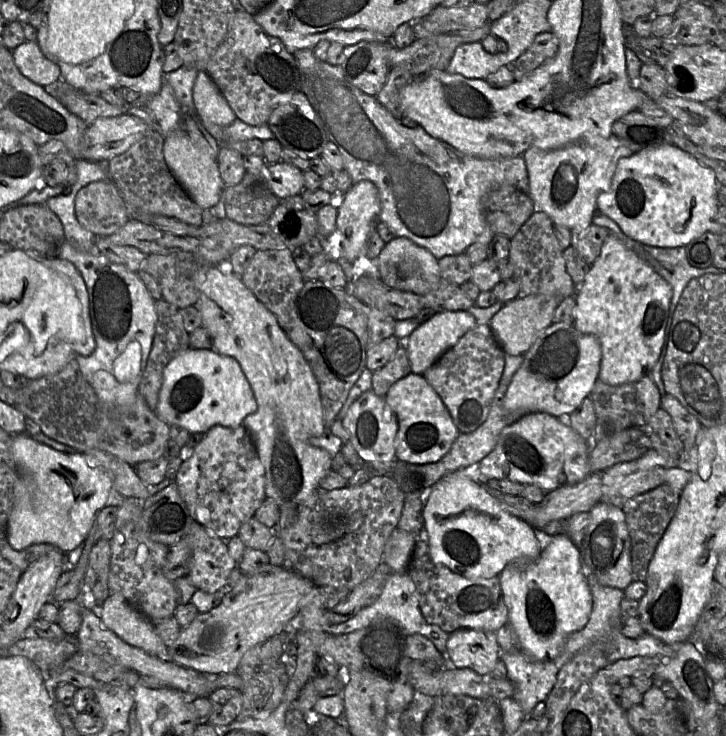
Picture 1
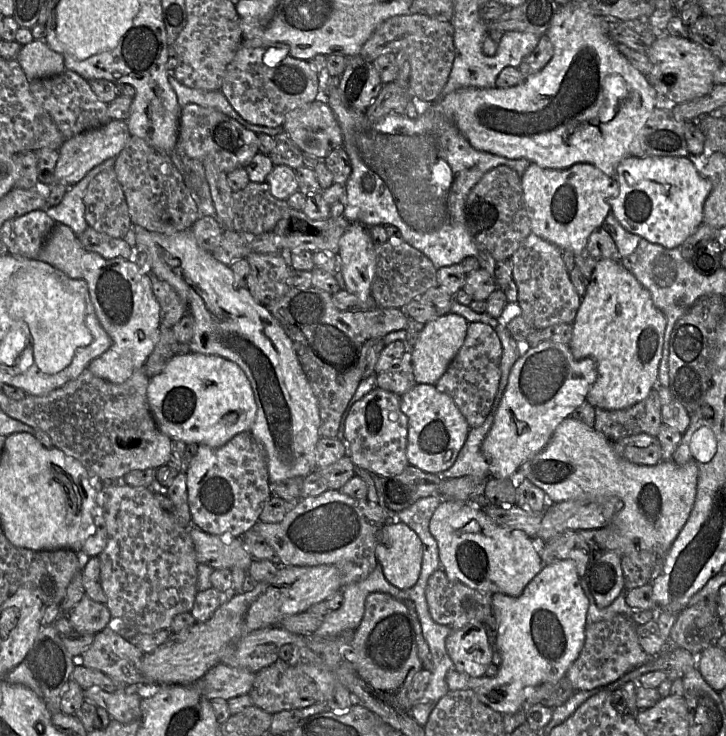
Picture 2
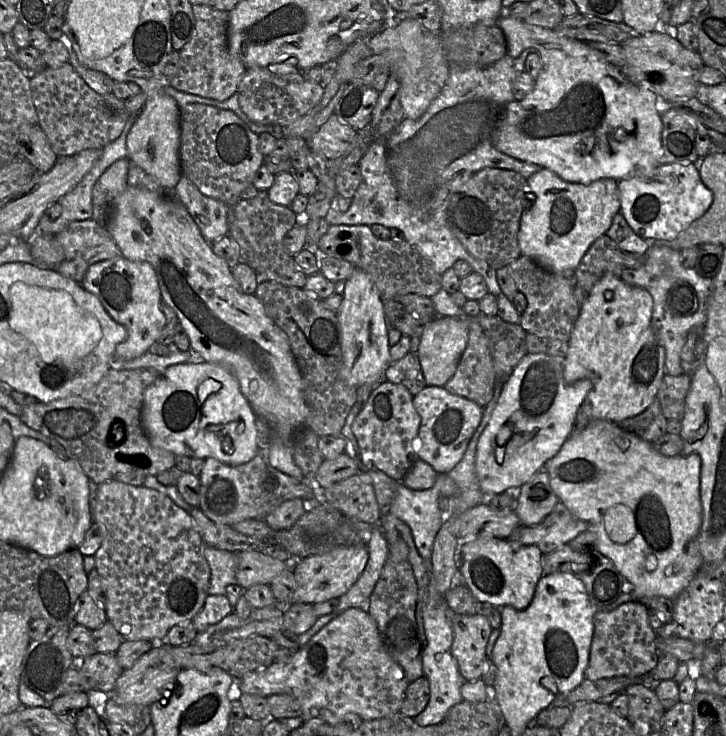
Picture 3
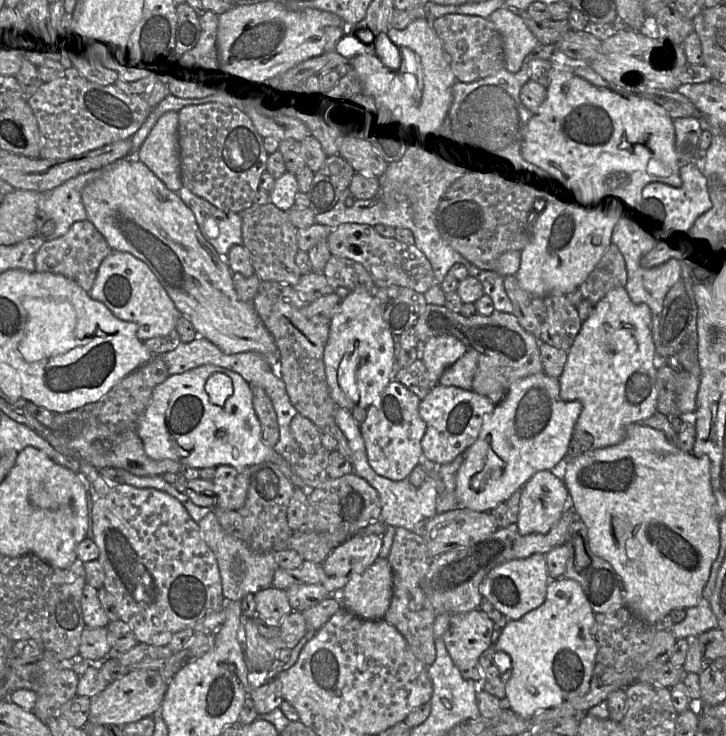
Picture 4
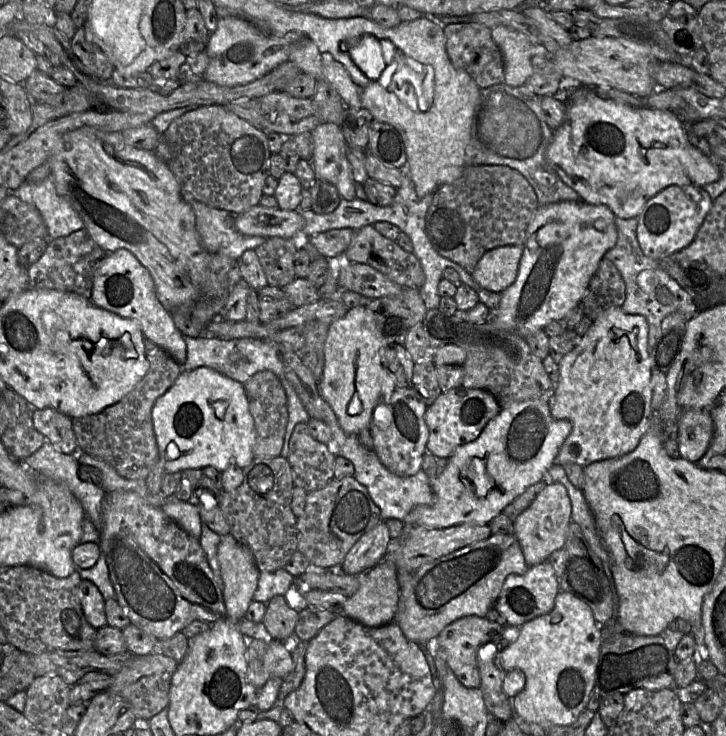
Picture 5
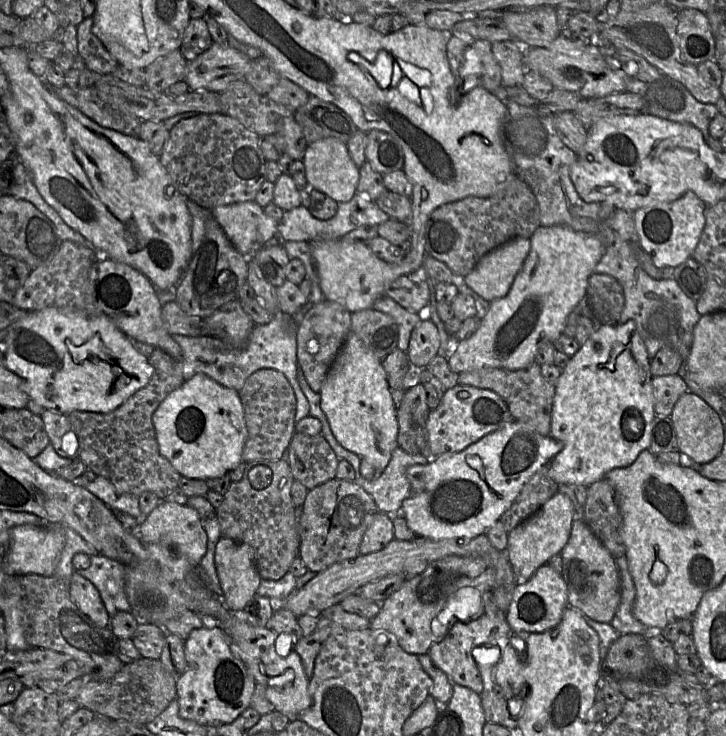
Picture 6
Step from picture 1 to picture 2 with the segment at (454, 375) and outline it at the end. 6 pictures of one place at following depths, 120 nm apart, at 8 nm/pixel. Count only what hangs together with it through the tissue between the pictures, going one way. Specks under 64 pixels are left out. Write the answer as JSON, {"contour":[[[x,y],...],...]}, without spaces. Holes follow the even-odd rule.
{"contour":[[[470,322],[463,345],[435,384],[438,391],[449,395],[470,428],[483,424],[490,413],[501,377],[502,344],[495,329],[482,322]]]}

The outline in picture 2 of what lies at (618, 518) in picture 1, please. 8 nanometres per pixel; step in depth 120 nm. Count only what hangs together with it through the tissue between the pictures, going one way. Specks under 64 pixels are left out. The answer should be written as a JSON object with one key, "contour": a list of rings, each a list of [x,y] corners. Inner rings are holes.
{"contour":[[[594,548],[585,575],[581,578],[584,592],[592,592],[599,607],[610,605],[625,591],[622,555],[610,549]]]}

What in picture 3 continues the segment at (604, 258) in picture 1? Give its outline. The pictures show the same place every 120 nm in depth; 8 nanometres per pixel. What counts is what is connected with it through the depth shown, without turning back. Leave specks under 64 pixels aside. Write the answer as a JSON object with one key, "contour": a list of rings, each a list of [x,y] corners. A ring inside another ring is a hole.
{"contour":[[[605,275],[589,292],[572,329],[568,350],[563,359],[563,377],[568,384],[581,379],[591,381],[591,389],[582,404],[591,420],[618,422],[642,413],[656,398],[665,375],[665,350],[652,327],[653,299],[643,288],[624,282],[620,277]]]}

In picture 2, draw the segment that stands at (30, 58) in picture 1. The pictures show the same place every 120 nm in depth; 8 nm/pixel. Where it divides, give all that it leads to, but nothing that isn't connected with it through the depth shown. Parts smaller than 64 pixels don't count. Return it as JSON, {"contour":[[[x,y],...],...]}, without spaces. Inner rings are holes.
{"contour":[[[33,40],[22,46],[17,61],[29,80],[55,76],[66,69],[63,55],[49,47],[45,40]]]}

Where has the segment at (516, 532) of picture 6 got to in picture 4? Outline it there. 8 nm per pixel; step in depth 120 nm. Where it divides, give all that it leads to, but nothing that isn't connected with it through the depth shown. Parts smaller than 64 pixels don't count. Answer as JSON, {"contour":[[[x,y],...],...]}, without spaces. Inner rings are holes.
{"contour":[[[550,470],[537,472],[521,489],[521,498],[516,524],[522,535],[545,534],[560,520],[563,512],[572,508],[569,492],[563,482]]]}

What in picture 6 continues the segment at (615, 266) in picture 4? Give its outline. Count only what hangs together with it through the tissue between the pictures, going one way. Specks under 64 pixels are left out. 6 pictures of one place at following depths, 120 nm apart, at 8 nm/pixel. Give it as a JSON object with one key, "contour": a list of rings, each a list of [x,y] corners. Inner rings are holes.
{"contour":[[[592,273],[585,301],[593,313],[596,323],[617,324],[624,307],[622,286],[610,275]]]}

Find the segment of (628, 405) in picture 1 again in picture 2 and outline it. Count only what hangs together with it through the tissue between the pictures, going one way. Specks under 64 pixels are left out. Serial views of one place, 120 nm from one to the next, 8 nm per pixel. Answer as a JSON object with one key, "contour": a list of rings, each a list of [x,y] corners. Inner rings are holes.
{"contour":[[[656,387],[635,405],[622,410],[595,407],[594,428],[610,441],[646,433],[656,436],[662,424],[661,404]]]}

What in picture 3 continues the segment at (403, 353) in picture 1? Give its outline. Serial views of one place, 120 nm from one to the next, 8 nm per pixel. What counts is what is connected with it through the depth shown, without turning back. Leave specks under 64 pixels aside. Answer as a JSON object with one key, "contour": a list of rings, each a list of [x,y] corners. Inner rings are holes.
{"contour":[[[411,352],[390,364],[382,380],[405,386],[413,396],[427,386],[417,354]]]}

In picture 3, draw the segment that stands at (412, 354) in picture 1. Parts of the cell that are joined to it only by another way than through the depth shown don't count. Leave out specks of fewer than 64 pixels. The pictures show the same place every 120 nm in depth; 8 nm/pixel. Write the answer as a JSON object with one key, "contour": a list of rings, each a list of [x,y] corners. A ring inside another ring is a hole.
{"contour":[[[450,316],[434,317],[420,337],[417,357],[428,386],[444,387],[456,371],[457,365],[468,343],[465,319]]]}

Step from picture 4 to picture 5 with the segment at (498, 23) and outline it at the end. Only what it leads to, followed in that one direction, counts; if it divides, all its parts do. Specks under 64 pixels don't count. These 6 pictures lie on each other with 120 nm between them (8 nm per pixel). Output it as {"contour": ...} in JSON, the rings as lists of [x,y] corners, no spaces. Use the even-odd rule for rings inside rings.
{"contour":[[[496,26],[491,32],[503,56],[504,83],[511,87],[526,84],[532,74],[534,45],[525,34],[506,26]]]}

